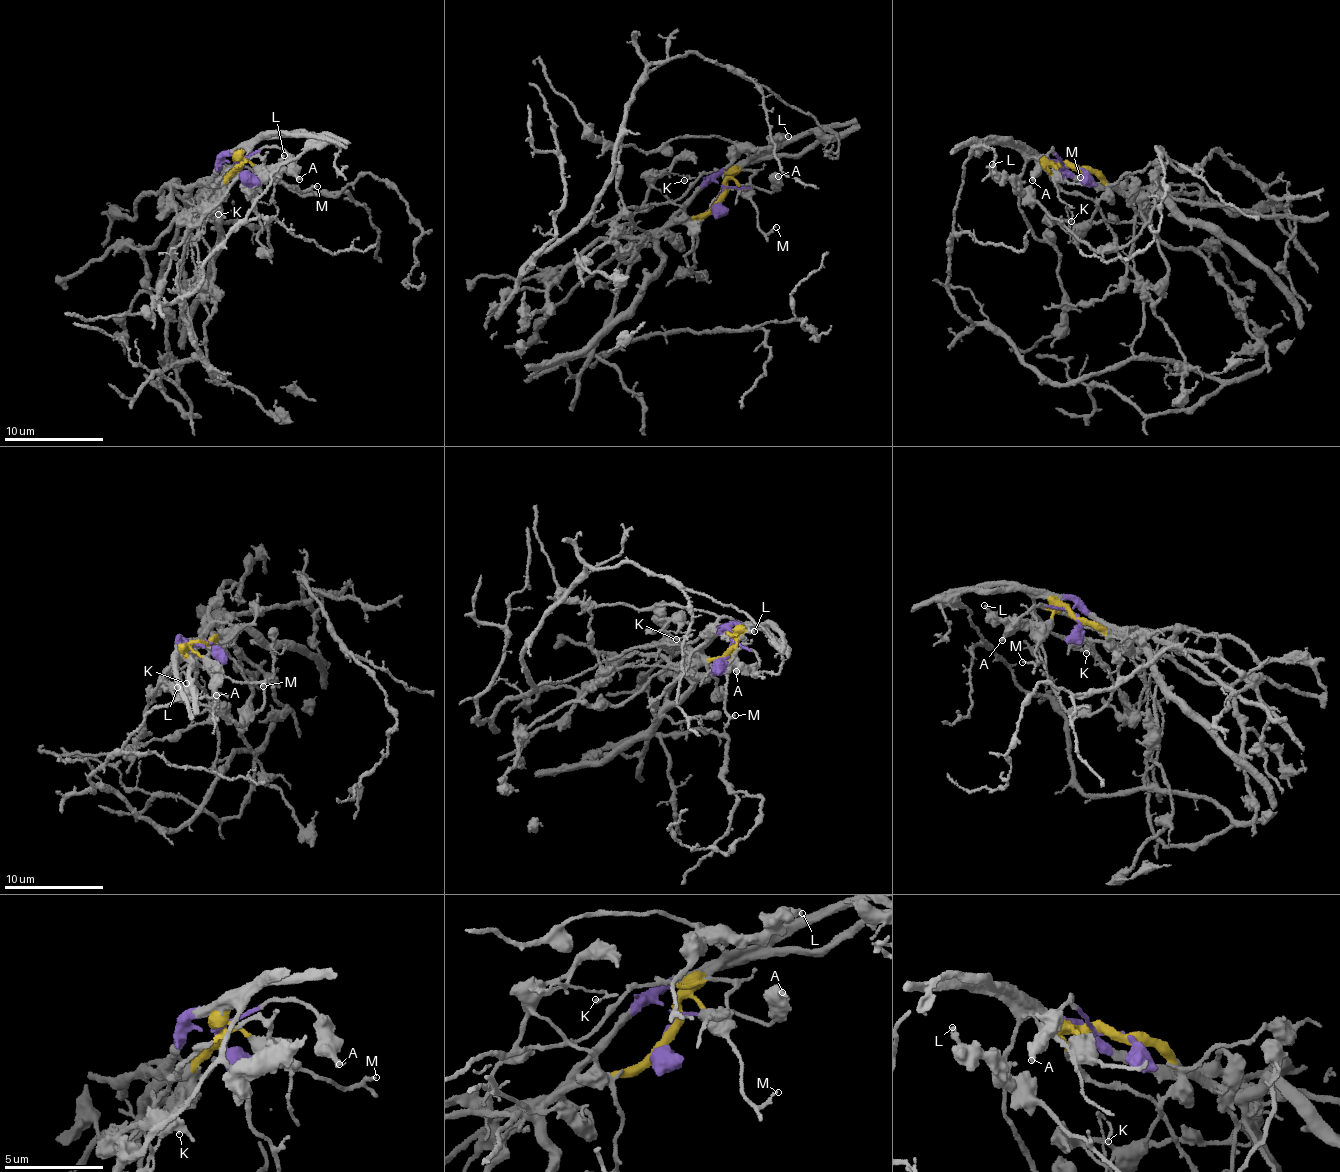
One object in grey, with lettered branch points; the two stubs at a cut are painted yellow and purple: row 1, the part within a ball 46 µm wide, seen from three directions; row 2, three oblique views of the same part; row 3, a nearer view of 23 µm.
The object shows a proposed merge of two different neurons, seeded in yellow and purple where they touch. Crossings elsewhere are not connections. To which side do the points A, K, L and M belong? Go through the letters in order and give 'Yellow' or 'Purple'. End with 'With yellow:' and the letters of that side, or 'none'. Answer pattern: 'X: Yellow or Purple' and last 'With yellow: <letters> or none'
A: Purple
K: Purple
L: Yellow
M: Yellow
With yellow: L, M

